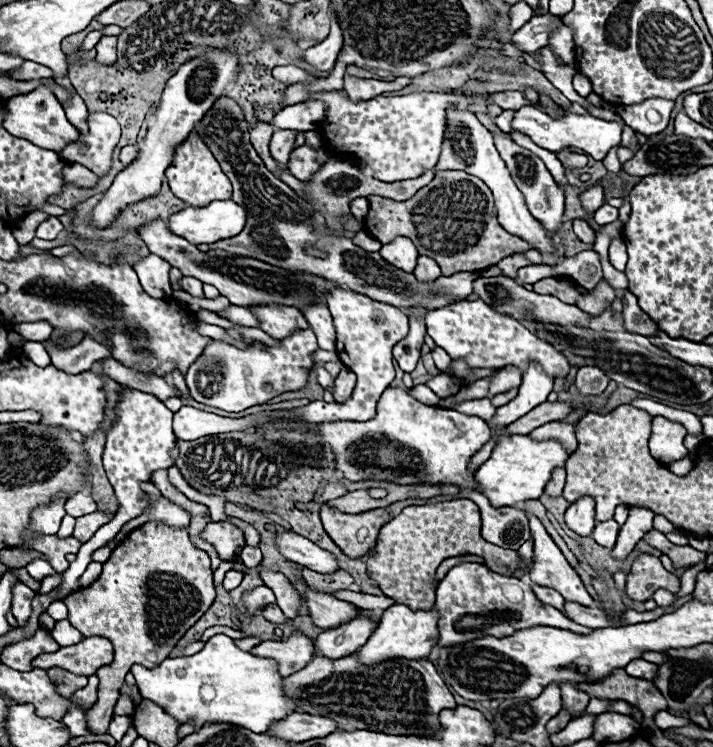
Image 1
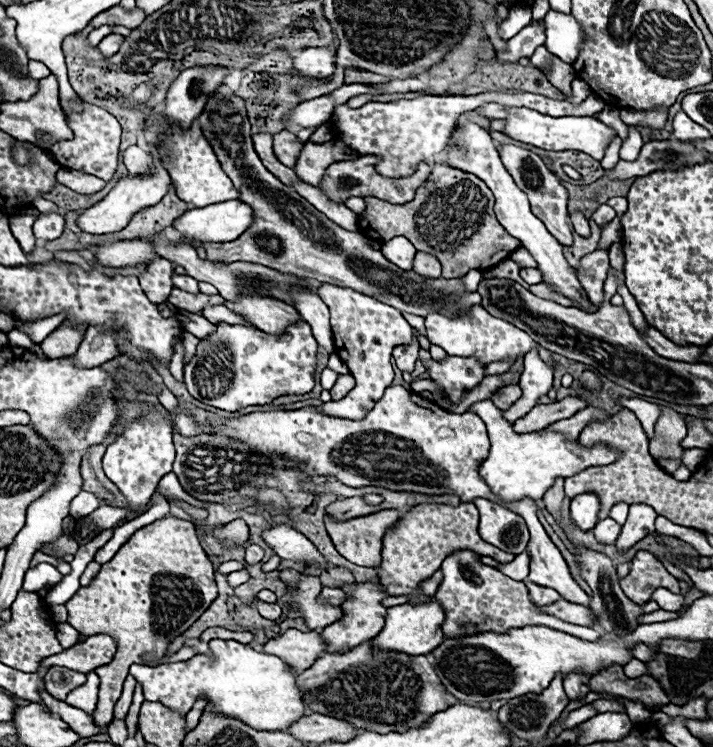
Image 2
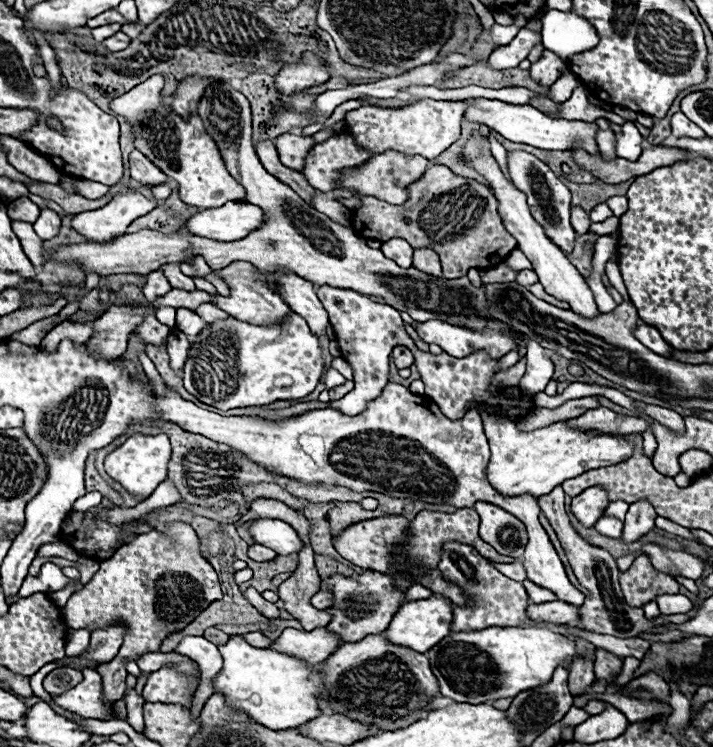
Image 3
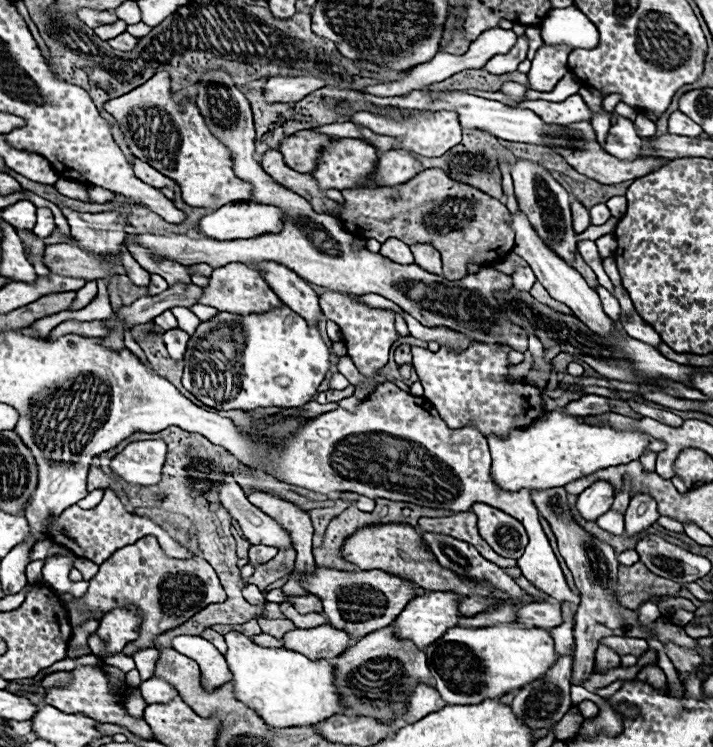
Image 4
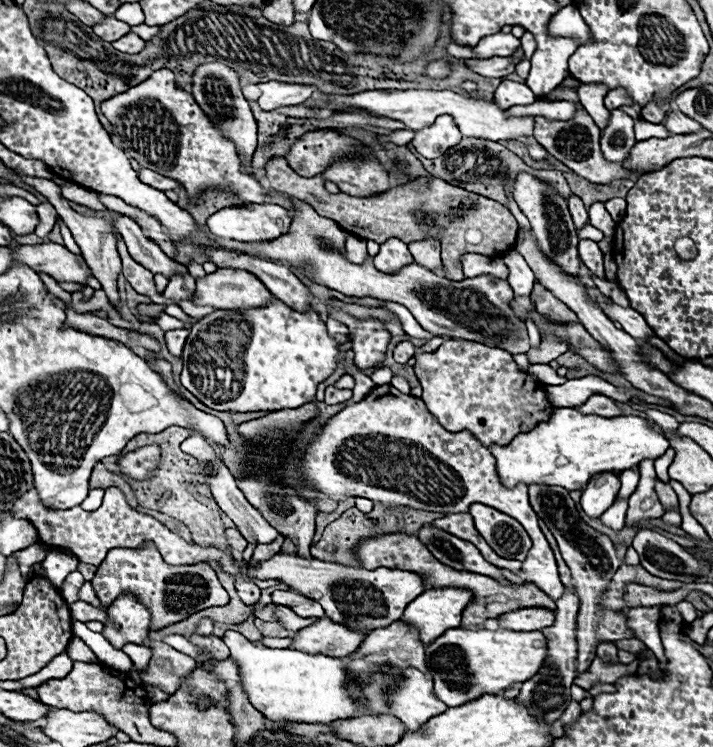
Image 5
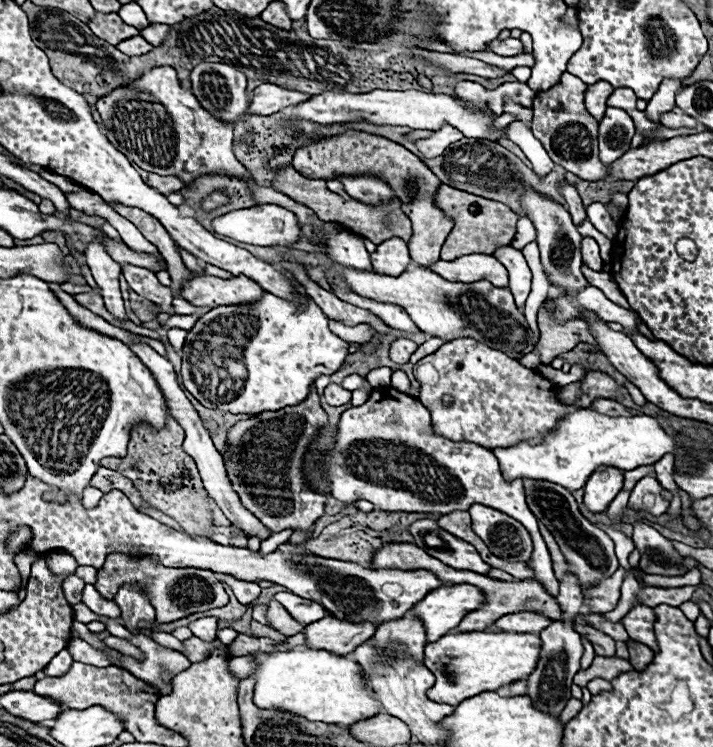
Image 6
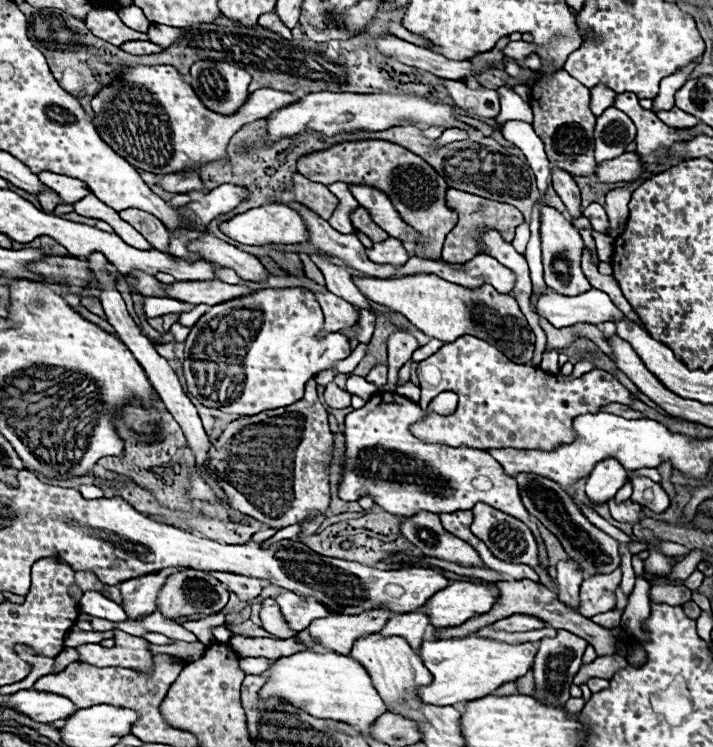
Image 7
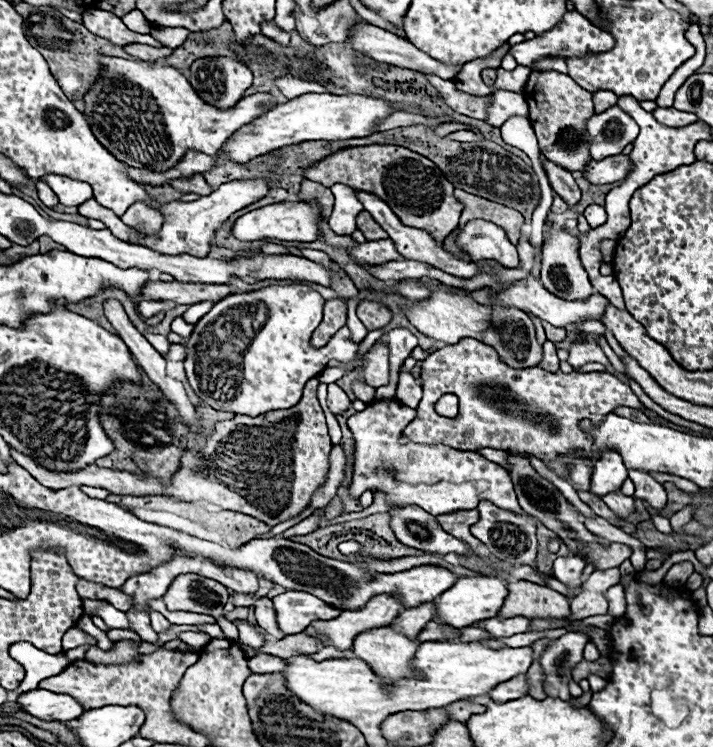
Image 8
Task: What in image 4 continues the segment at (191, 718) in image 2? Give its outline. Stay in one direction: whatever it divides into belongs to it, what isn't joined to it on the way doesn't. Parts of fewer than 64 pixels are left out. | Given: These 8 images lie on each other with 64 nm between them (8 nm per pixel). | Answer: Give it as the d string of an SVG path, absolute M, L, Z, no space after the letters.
M178 636L172 640L176 652L198 662L202 670L202 690L212 692L230 680L230 672L224 656L216 650L214 644L200 636Z

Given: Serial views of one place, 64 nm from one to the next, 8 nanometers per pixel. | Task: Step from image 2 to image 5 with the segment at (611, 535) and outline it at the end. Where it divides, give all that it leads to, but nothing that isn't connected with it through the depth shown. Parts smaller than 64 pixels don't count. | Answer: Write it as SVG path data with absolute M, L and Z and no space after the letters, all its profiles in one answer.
M616 500L602 516L600 522L612 530L622 530L624 528L624 516L626 516L626 500Z

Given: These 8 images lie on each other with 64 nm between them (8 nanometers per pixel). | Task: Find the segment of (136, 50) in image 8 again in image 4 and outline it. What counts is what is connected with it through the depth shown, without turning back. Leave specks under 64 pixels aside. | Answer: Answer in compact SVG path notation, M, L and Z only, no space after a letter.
M124 32L124 34L120 34L120 36L112 38L112 40L108 40L108 44L110 44L114 50L126 52L126 50L132 50L132 48L136 46L136 40L138 40L138 38L134 38L134 36L130 36L128 32Z

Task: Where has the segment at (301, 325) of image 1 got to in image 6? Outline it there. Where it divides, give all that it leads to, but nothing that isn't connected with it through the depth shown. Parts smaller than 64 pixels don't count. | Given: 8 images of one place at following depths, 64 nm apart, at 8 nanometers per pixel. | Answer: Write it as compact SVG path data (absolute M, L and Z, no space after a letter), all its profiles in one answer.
M196 276L190 284L186 284L180 292L180 296L184 300L190 300L194 306L210 306L210 308L216 308L216 306L232 306L232 304L250 304L250 302L258 302L262 298L264 290L254 282L250 280L248 276L232 276L232 278L218 278L218 276Z

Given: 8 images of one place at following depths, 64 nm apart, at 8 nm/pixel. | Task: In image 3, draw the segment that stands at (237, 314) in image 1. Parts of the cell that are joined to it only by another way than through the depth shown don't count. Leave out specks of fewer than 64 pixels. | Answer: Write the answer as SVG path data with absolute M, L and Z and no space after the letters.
M202 304L202 306L196 310L196 314L202 316L206 322L214 322L214 320L226 320L226 318L230 318L224 310L220 310L220 308L214 306L214 304Z

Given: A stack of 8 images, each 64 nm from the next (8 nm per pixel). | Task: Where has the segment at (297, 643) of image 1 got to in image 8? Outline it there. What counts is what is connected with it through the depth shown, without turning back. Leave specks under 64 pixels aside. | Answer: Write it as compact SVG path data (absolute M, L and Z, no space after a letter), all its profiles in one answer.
M374 596L368 602L368 608L360 608L356 612L342 612L332 620L316 620L312 622L314 630L328 638L328 644L338 650L350 650L354 638L360 632L388 626L404 606L392 596Z

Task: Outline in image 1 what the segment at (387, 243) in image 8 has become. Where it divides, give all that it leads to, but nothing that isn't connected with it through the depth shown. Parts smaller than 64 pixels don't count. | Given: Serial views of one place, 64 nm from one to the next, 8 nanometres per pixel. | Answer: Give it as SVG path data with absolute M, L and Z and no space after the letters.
M398 238L392 244L384 244L380 250L380 256L384 260L388 260L392 266L400 268L402 272L412 274L416 268L416 258L418 252L414 248L414 244L408 238Z

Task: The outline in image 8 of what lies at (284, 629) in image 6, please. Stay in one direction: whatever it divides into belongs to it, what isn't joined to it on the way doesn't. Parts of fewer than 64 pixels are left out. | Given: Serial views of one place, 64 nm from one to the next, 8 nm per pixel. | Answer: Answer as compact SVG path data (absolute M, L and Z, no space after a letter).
M260 598L256 600L254 604L256 608L256 622L260 628L264 628L268 634L272 634L274 638L284 638L286 634L278 628L278 622L276 622L276 610L274 610L274 604L270 598Z

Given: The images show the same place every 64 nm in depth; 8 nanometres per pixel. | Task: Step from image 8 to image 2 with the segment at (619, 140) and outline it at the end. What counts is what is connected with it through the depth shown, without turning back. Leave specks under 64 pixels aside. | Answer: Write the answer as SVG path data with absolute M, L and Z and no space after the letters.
M630 126L630 134L628 134L628 140L624 140L622 148L620 148L620 160L636 160L640 148L642 148L642 138L640 138L640 132Z

